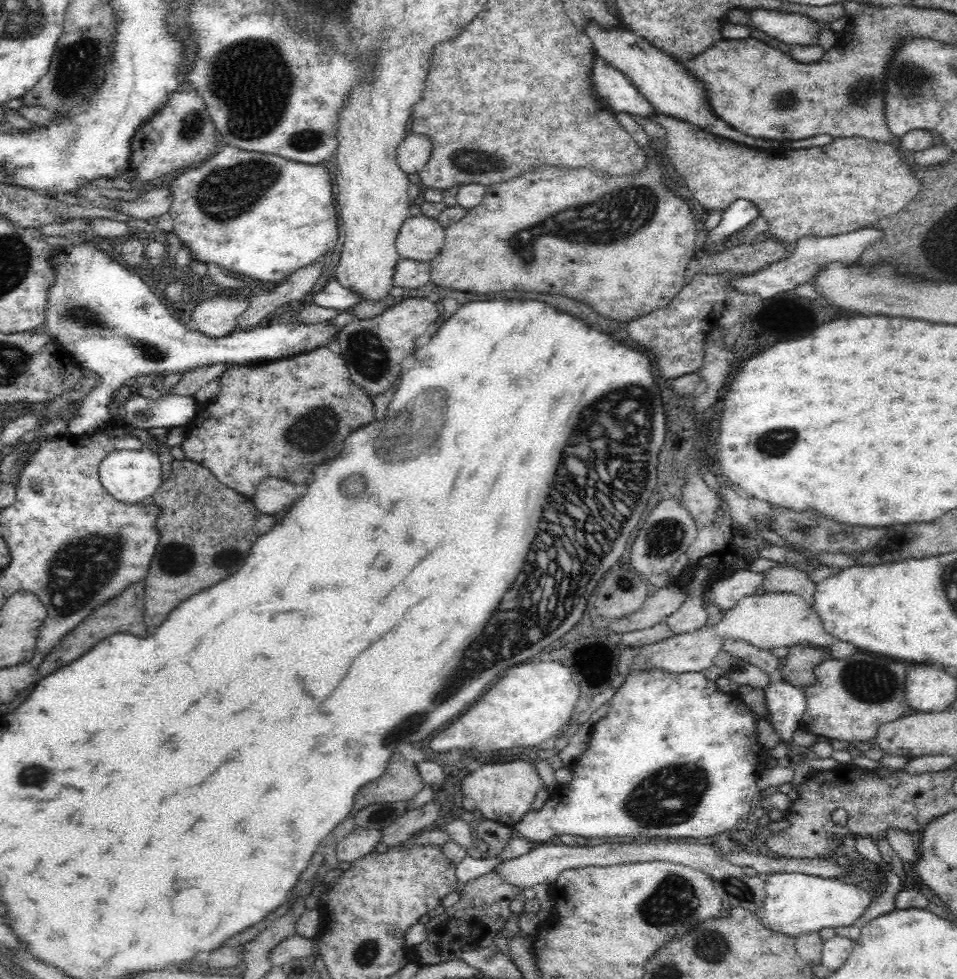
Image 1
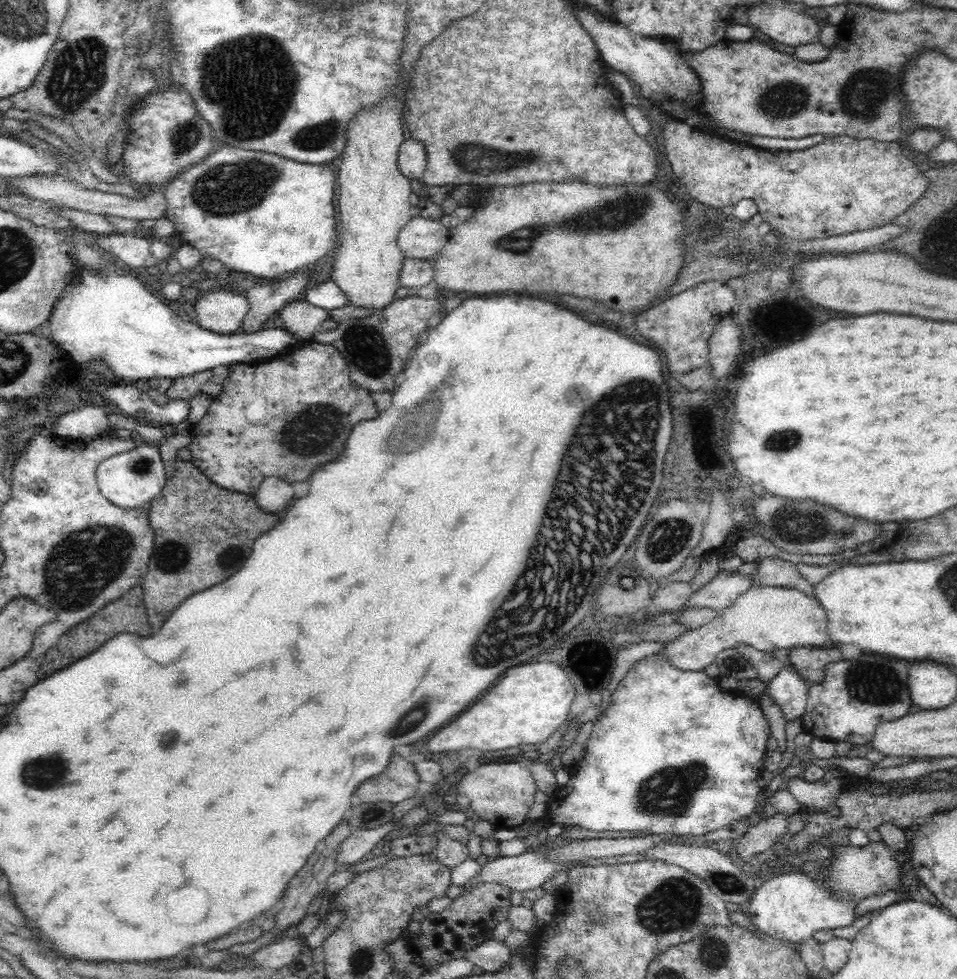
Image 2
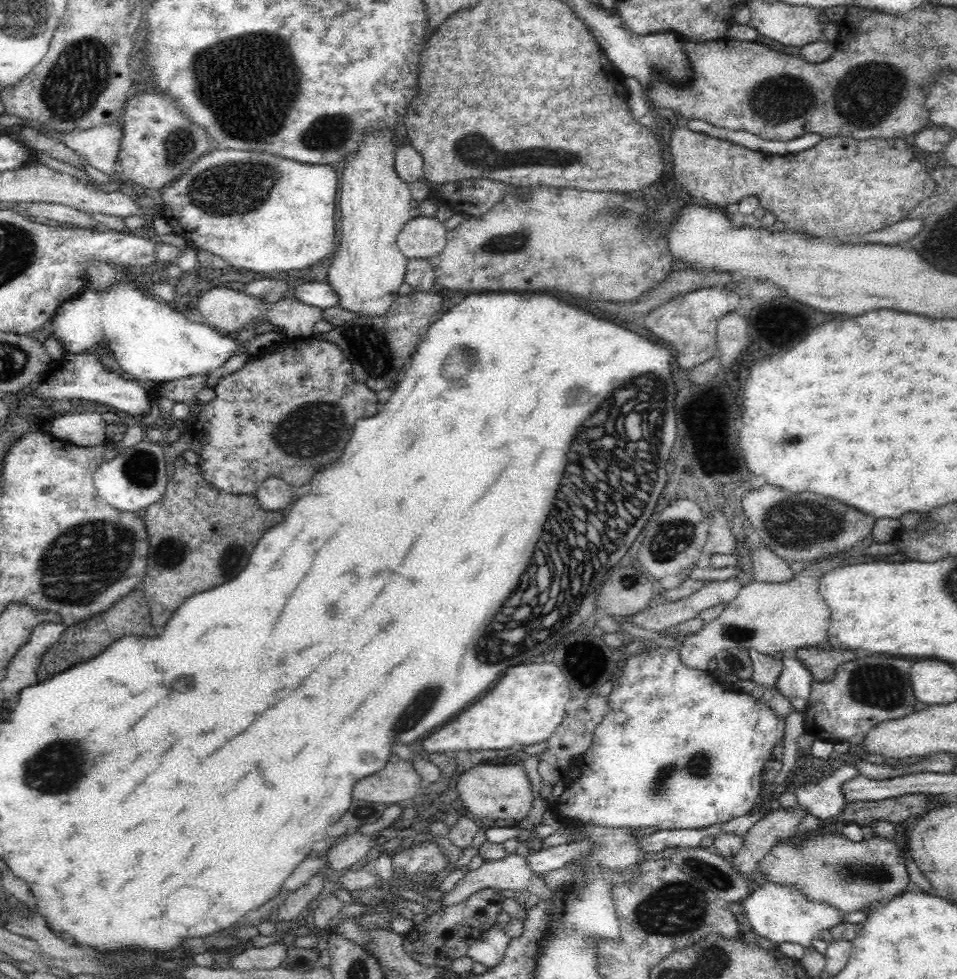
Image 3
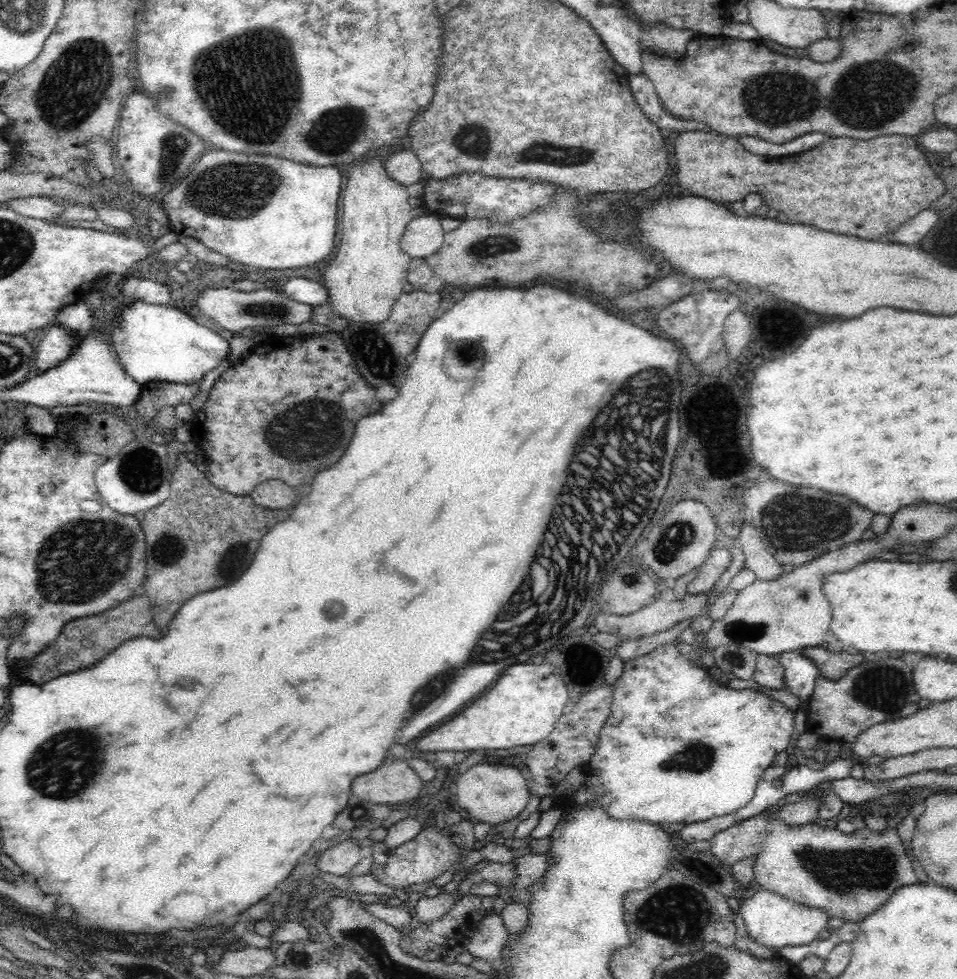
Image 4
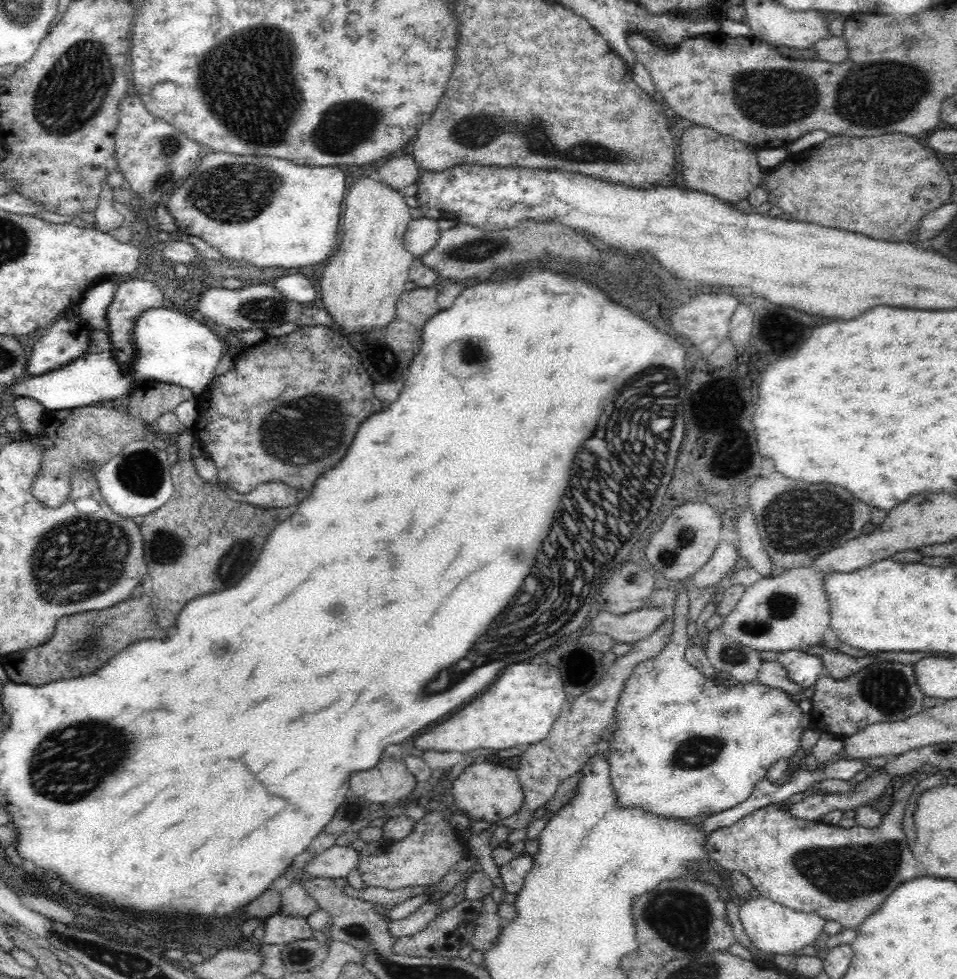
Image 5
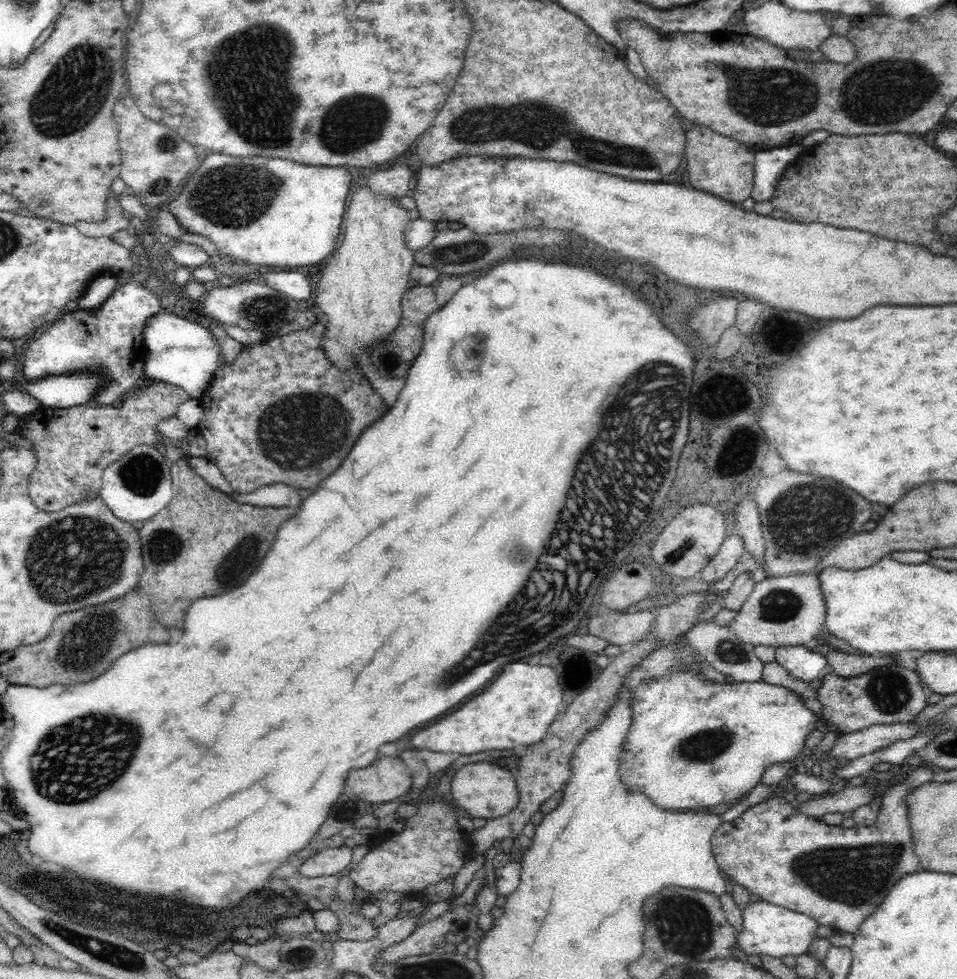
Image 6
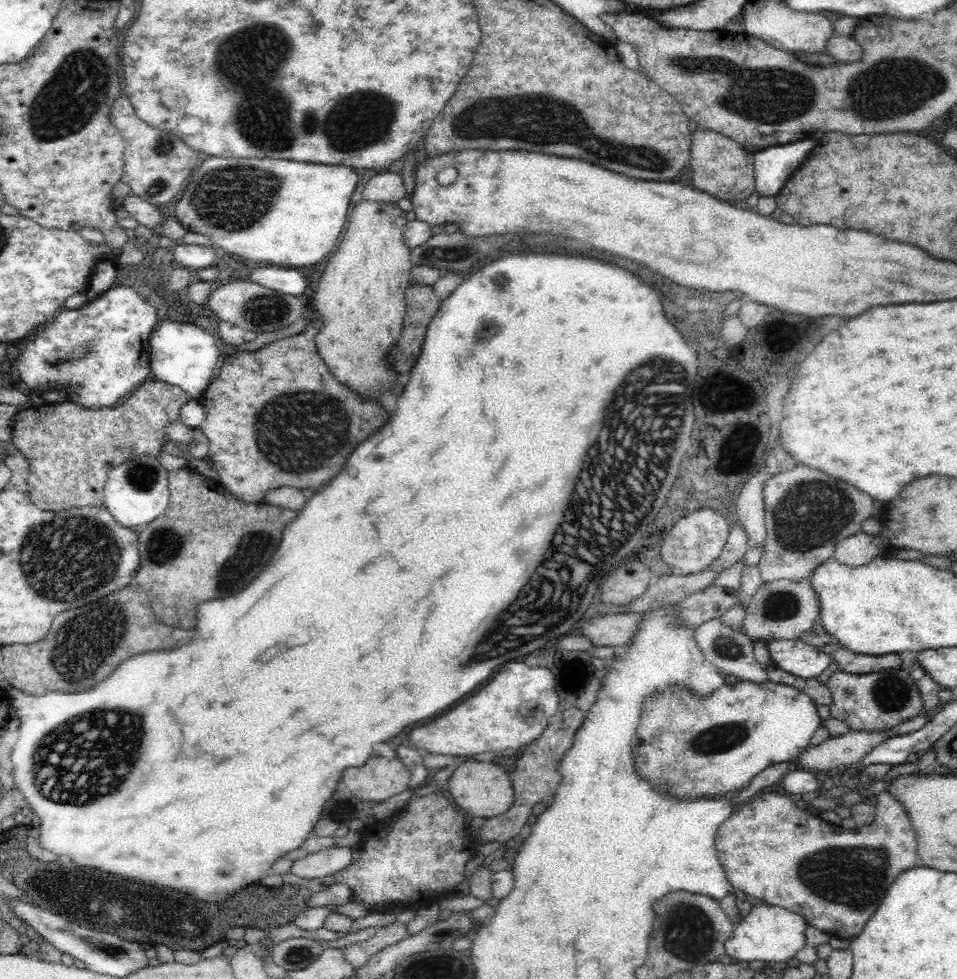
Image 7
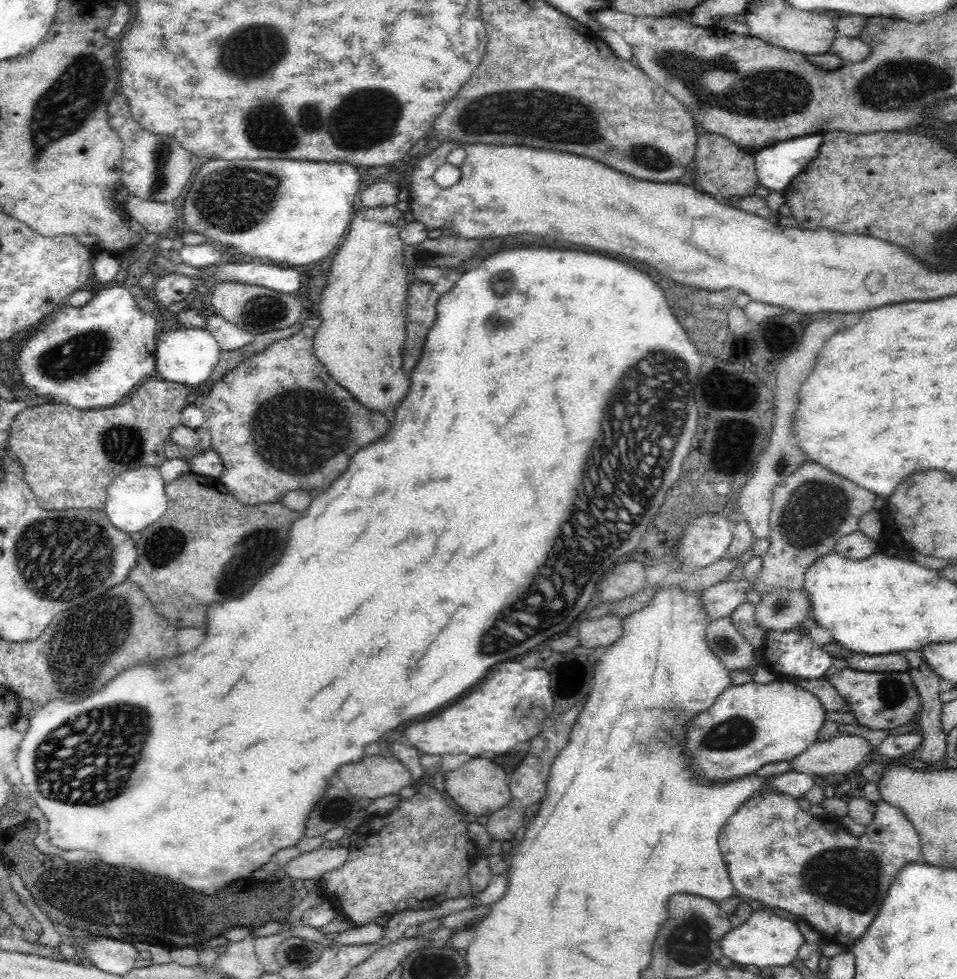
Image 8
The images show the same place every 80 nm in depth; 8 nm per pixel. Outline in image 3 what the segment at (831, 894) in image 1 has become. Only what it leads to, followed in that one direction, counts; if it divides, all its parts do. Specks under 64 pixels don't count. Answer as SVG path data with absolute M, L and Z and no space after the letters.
M764 883L762 887L753 887L751 894L742 902L742 914L752 931L776 945L788 942L800 944L804 950L817 940L820 930L829 930L843 923L843 914L829 904L811 902L800 891L792 887L777 886L776 883Z

